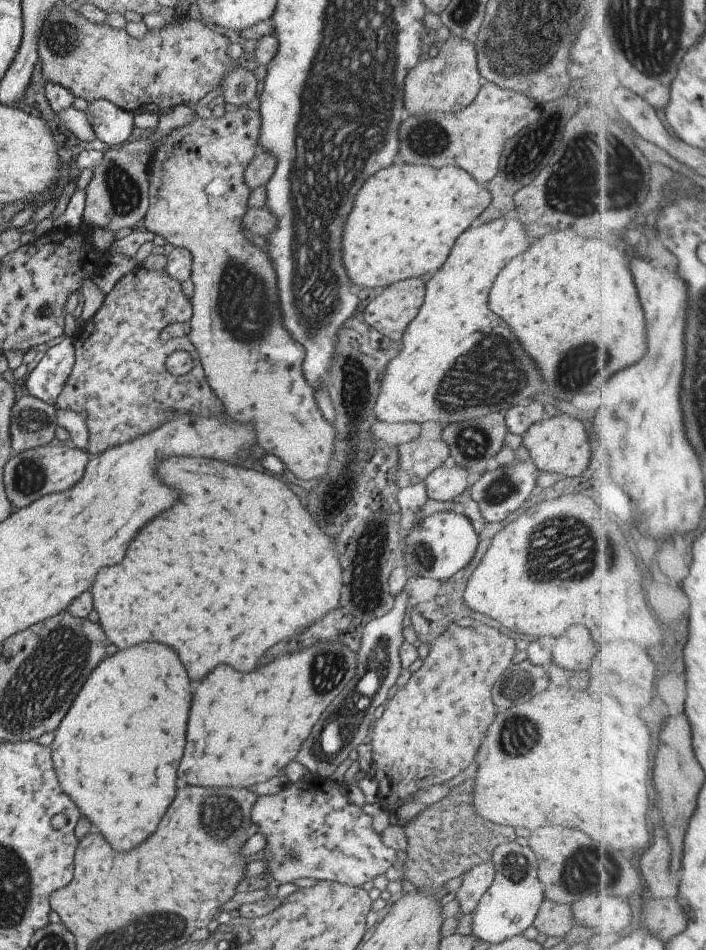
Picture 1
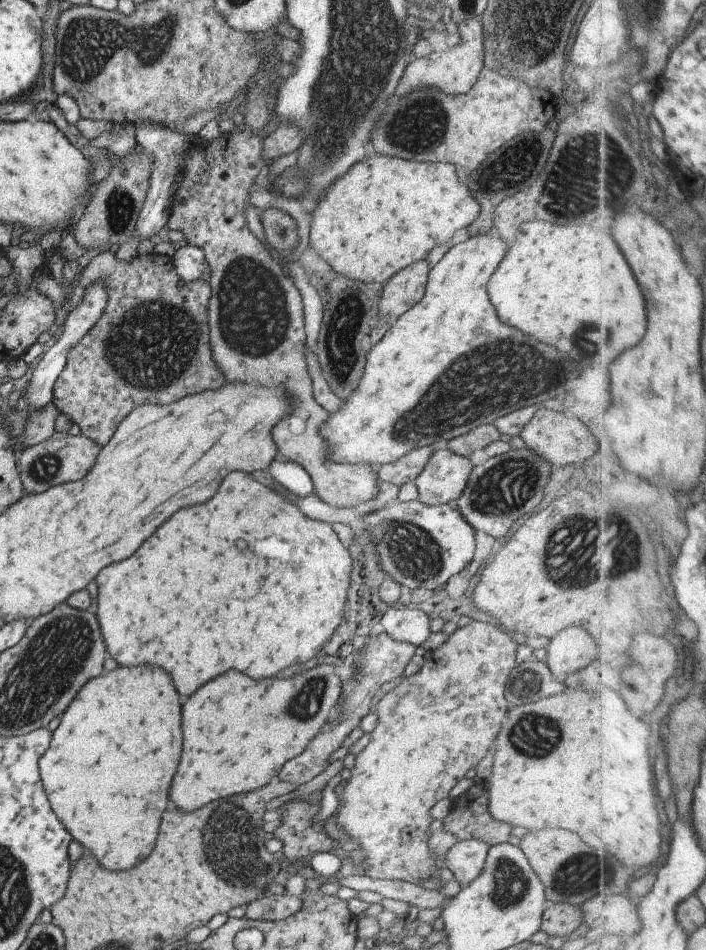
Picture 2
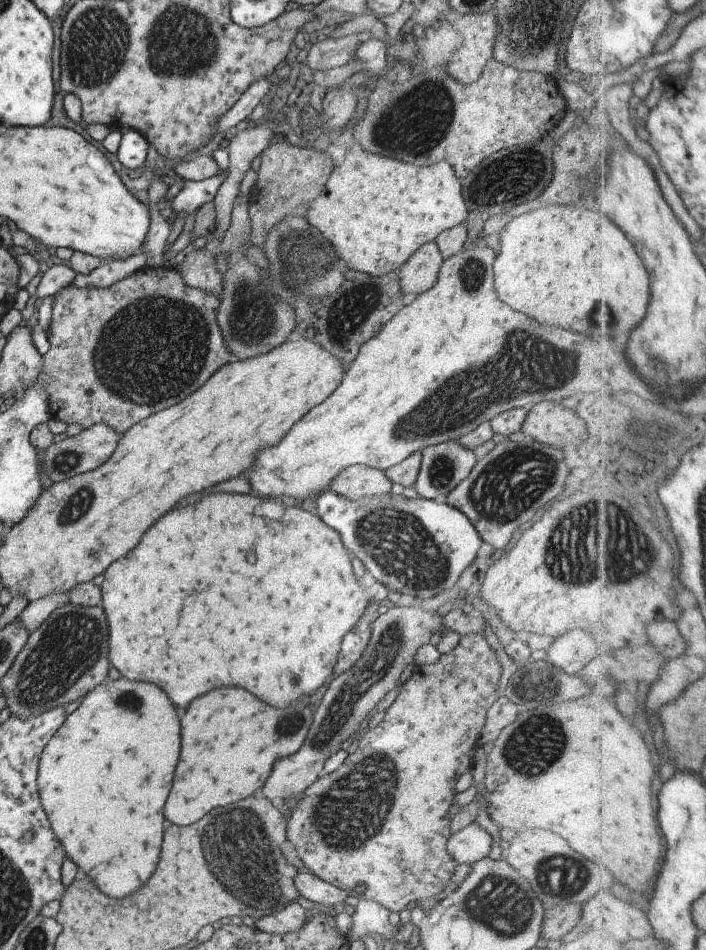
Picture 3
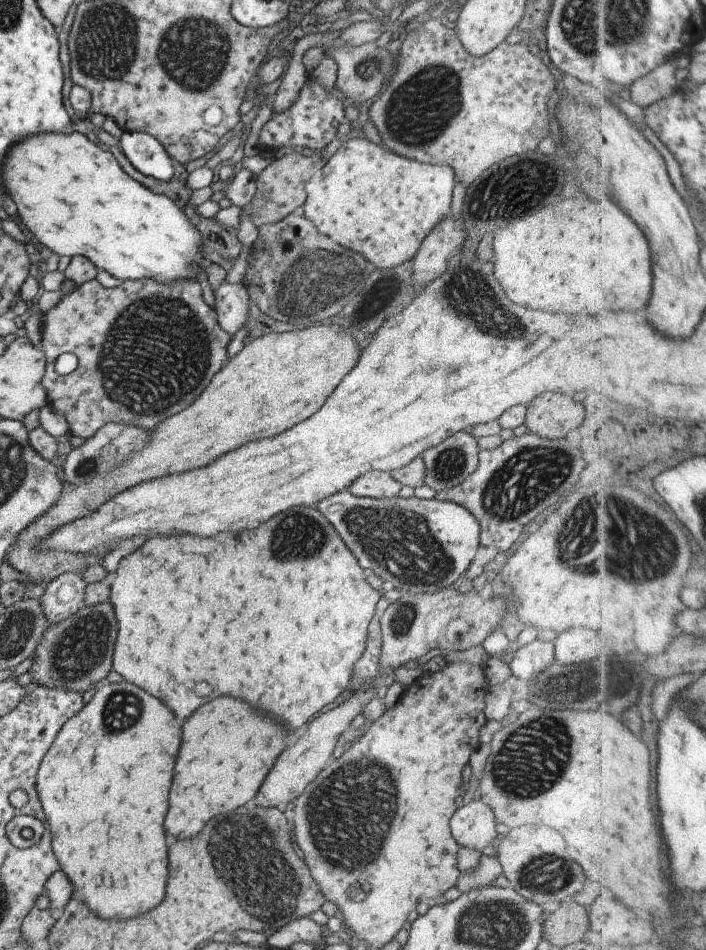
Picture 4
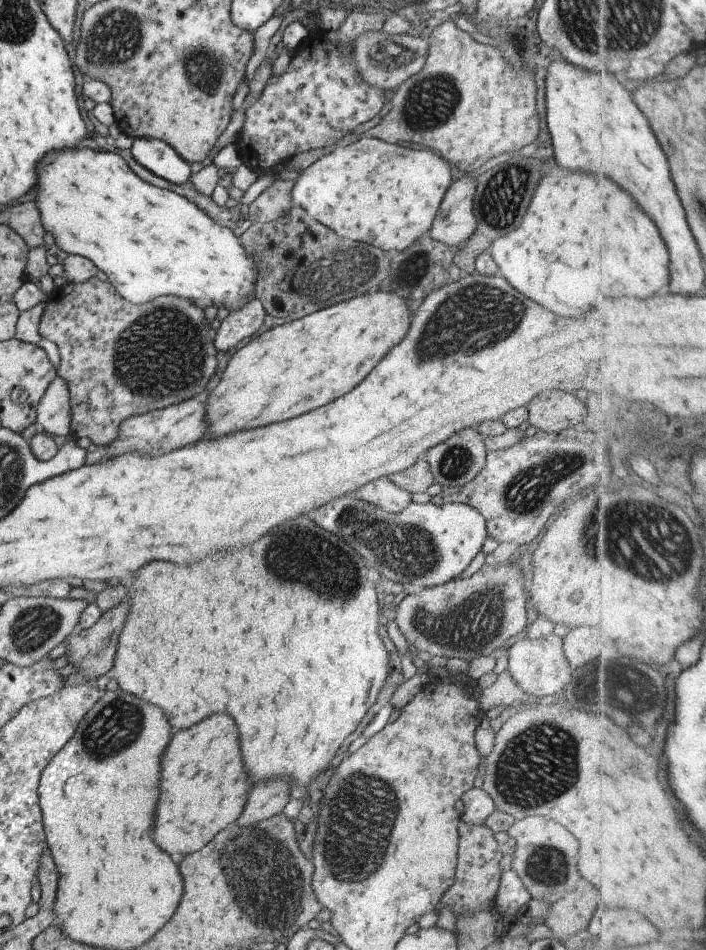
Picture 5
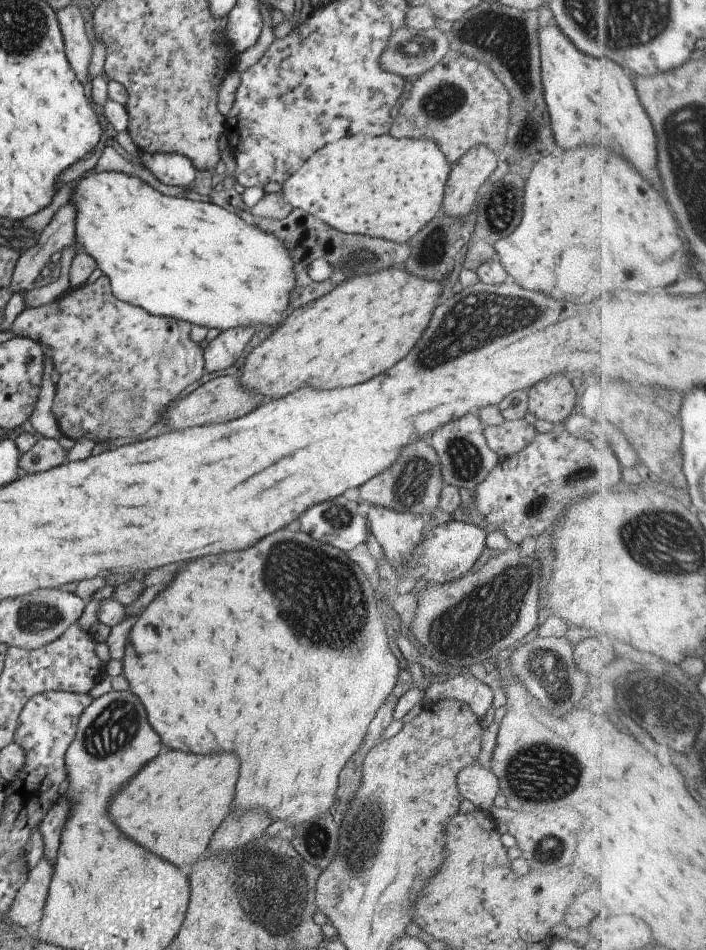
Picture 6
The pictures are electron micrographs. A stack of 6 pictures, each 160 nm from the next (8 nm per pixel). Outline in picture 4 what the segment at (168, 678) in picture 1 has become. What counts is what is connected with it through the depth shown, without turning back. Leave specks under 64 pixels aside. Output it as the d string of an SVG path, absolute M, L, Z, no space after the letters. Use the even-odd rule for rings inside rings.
M123 680L117 684L105 684L97 688L91 700L61 725L47 752L42 756L36 772L34 789L50 830L51 848L59 863L59 869L70 880L73 890L77 890L76 897L88 906L90 913L95 913L101 918L109 918L109 920L111 918L119 920L119 918L137 916L161 902L163 886L167 878L167 858L165 858L167 848L165 848L163 816L167 812L167 792L169 792L171 770L173 770L173 762L177 756L177 748L179 748L179 724L175 716L171 714L171 710L157 698L145 694L137 686Z

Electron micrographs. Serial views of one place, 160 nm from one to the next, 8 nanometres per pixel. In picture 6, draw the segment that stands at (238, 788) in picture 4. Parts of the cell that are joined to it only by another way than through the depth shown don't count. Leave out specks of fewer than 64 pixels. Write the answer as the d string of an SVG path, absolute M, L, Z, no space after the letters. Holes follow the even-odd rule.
M163 746L139 774L113 798L109 816L135 842L159 858L181 866L193 864L207 848L211 834L231 812L237 760L233 752L177 752Z

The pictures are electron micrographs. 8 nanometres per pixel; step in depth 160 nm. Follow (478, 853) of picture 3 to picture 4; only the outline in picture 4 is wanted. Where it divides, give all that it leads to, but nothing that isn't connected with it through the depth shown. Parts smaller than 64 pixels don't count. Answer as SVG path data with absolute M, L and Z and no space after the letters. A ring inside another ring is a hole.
M481 800L457 807L451 815L450 833L459 847L479 851L495 843L495 820L492 810Z

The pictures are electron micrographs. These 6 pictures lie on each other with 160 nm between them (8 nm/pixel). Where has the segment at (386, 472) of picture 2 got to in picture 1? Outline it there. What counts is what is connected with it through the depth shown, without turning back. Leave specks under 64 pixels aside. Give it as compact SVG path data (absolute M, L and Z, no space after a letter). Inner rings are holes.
M419 436L414 442L397 446L398 488L423 481L432 470L450 461L448 446L441 439L428 440Z

